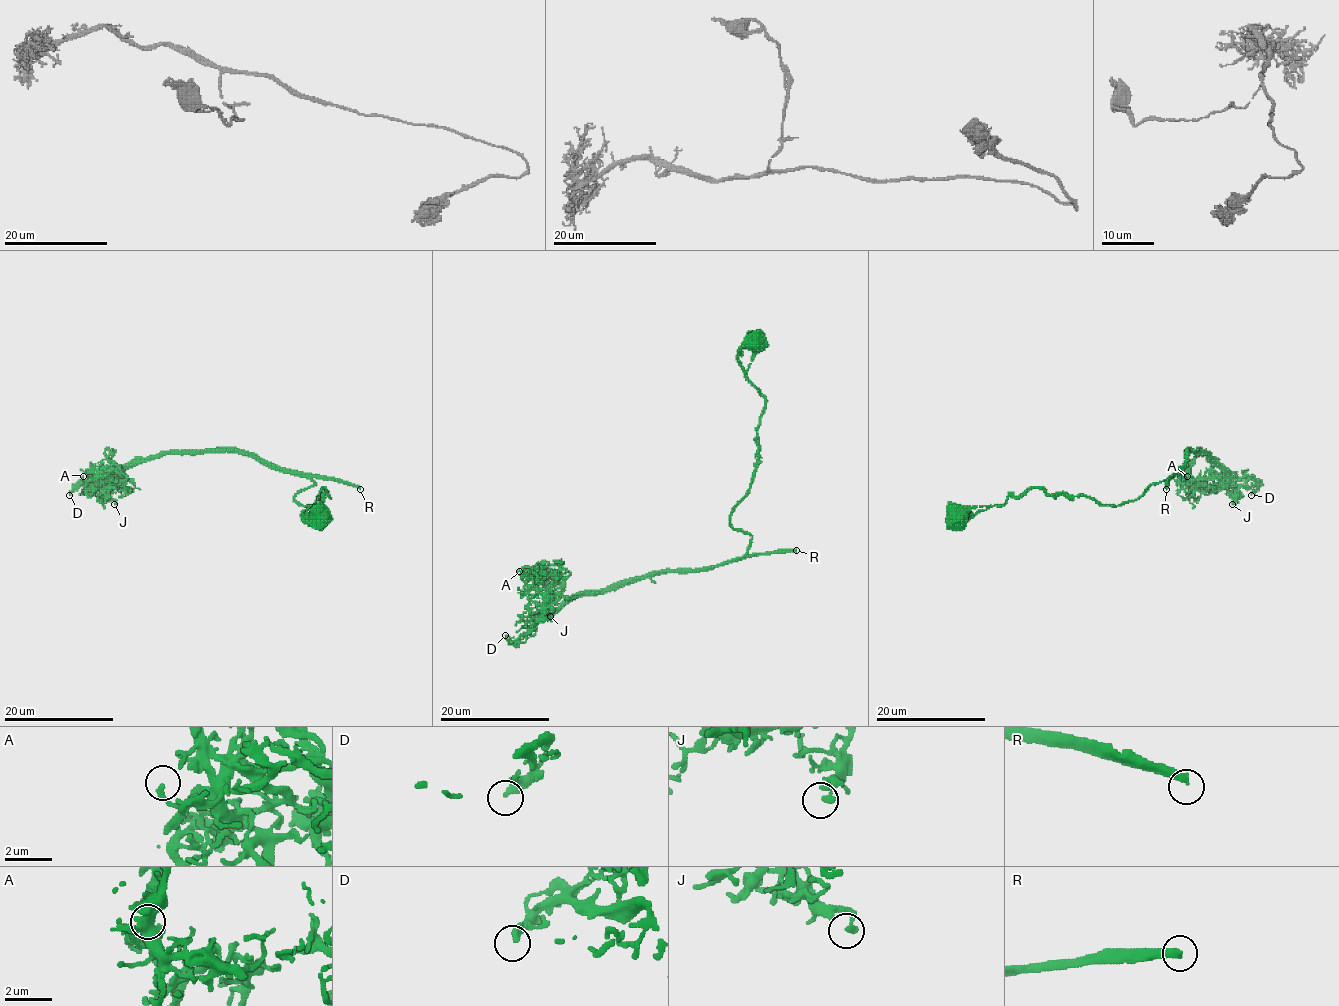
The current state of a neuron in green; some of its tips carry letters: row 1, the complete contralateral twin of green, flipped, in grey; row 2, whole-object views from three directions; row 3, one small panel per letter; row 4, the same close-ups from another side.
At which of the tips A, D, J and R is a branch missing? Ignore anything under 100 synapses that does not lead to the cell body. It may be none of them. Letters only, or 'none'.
R

